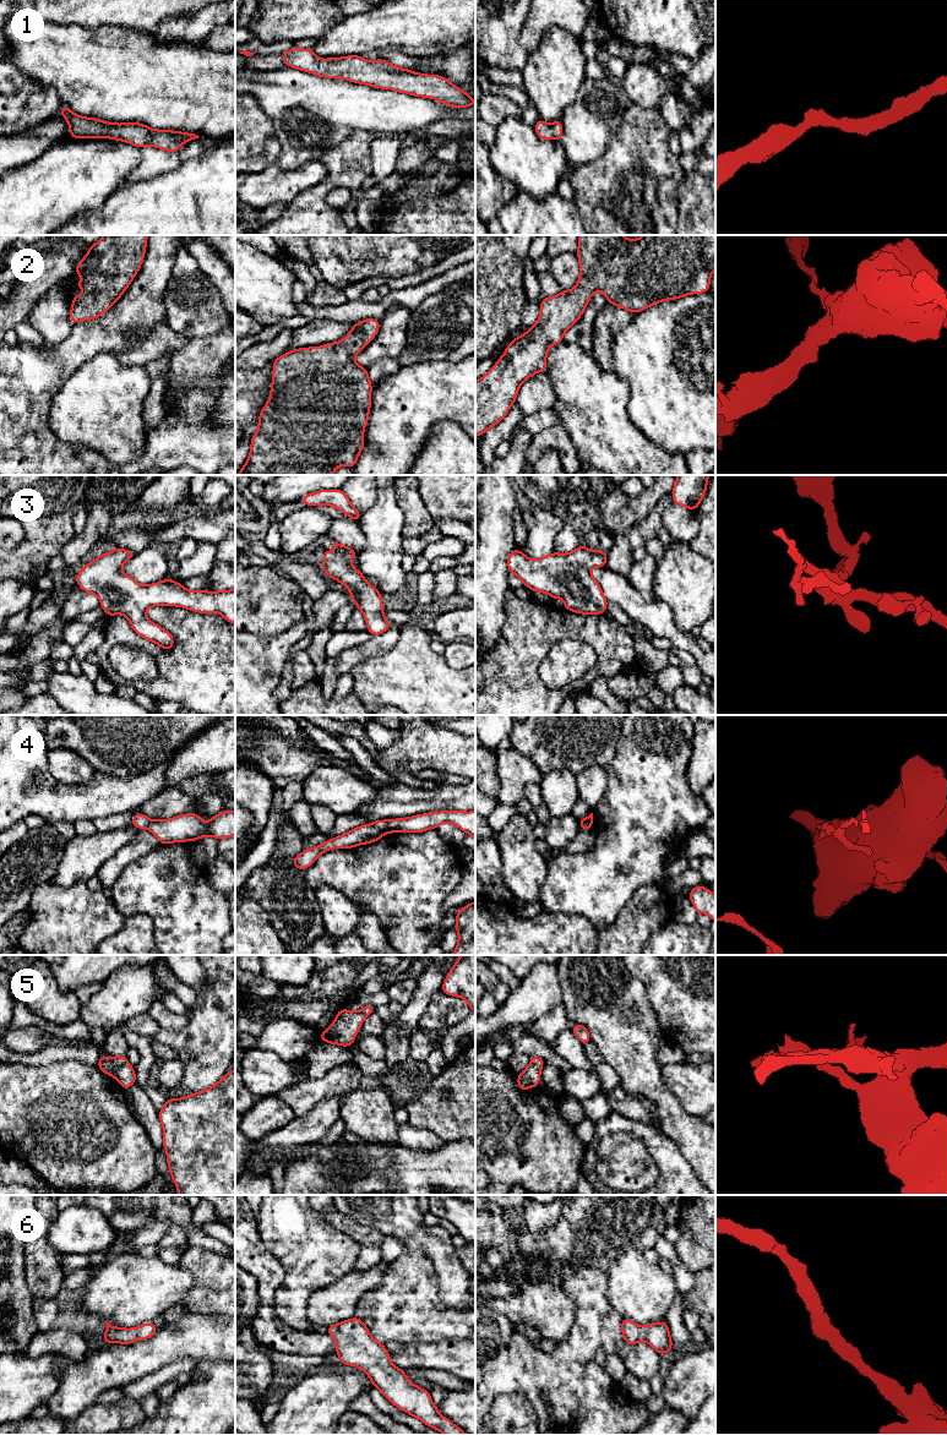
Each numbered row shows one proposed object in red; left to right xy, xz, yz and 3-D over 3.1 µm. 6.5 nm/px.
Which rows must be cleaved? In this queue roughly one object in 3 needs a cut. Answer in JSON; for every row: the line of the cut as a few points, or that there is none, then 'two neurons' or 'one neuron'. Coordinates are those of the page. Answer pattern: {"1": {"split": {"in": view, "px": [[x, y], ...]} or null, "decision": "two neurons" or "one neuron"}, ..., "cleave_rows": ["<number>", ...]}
{"1": {"split": null, "decision": "one neuron"}, "2": {"split": null, "decision": "one neuron"}, "3": {"split": null, "decision": "one neuron"}, "4": {"split": {"in": "xz", "px": [[387, 820], [388, 831]]}, "decision": "two neurons"}, "5": {"split": {"in": "xy", "px": [[126, 1062], [114, 1076]]}, "decision": "two neurons"}, "6": {"split": null, "decision": "one neuron"}, "cleave_rows": ["4", "5"]}

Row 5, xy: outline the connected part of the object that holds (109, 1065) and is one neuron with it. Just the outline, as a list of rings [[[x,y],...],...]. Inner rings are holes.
[[[125,1055],[99,1057],[97,1066],[107,1075],[115,1077],[116,1071],[127,1063]]]

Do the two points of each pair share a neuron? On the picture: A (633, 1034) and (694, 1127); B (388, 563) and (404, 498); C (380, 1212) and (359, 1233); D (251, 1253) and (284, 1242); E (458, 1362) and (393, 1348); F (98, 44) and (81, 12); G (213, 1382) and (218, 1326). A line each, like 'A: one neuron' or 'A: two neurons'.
A: one neuron
B: two neurons
C: two neurons
D: two neurons
E: two neurons
F: two neurons
G: two neurons

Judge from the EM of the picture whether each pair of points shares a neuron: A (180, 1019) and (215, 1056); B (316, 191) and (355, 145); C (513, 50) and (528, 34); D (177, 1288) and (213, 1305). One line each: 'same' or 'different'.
A: different
B: same
C: different
D: different

